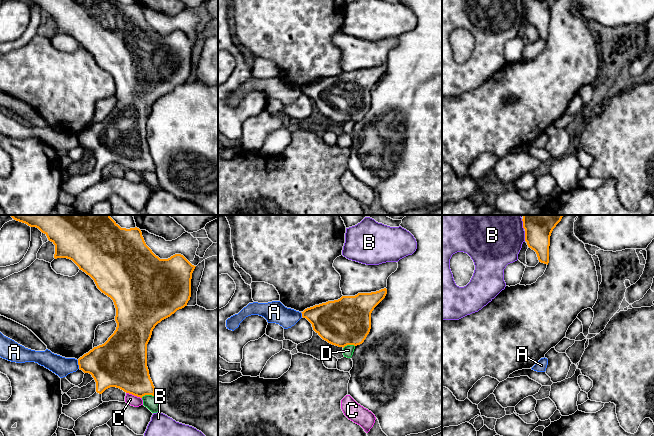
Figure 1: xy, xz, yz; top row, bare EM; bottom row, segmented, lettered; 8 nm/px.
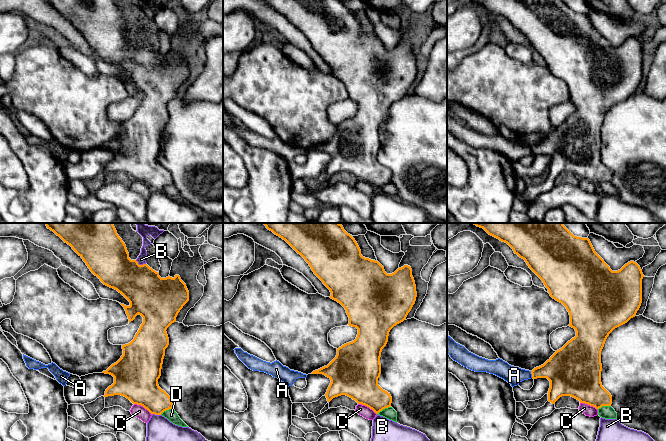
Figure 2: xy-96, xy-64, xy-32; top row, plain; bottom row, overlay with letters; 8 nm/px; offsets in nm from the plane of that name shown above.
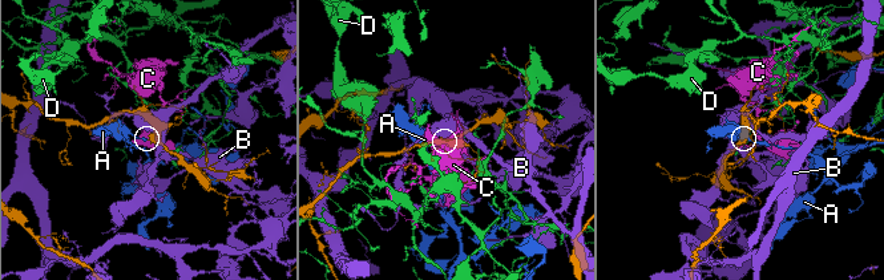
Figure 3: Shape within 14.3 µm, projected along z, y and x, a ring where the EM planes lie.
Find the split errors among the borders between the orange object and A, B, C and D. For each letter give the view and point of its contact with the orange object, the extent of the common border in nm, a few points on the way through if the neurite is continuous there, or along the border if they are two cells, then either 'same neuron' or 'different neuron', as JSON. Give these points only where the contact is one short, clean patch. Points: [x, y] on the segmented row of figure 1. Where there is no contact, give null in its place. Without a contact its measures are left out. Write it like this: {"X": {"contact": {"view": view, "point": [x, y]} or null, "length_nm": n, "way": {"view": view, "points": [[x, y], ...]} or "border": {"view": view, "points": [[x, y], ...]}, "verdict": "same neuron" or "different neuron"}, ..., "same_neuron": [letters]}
{"A": {"contact": {"view": "xy", "point": [78, 364]}, "length_nm": 70, "border": {"view": "xy", "points": [[77, 360], [79, 368]]}, "verdict": "different neuron"}, "B": {"contact": {"view": "yz", "point": [525, 236]}, "length_nm": 80, "verdict": "different neuron"}, "C": {"contact": {"view": "xy", "point": [134, 395]}, "length_nm": 140, "verdict": "different neuron"}, "D": {"contact": {"view": "xy", "point": [147, 394]}, "length_nm": 110, "verdict": "different neuron"}, "same_neuron": []}

